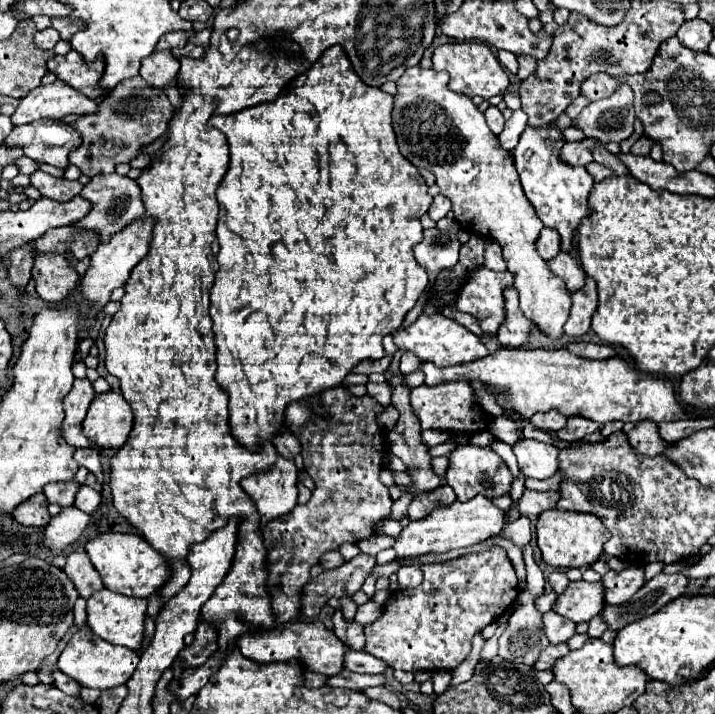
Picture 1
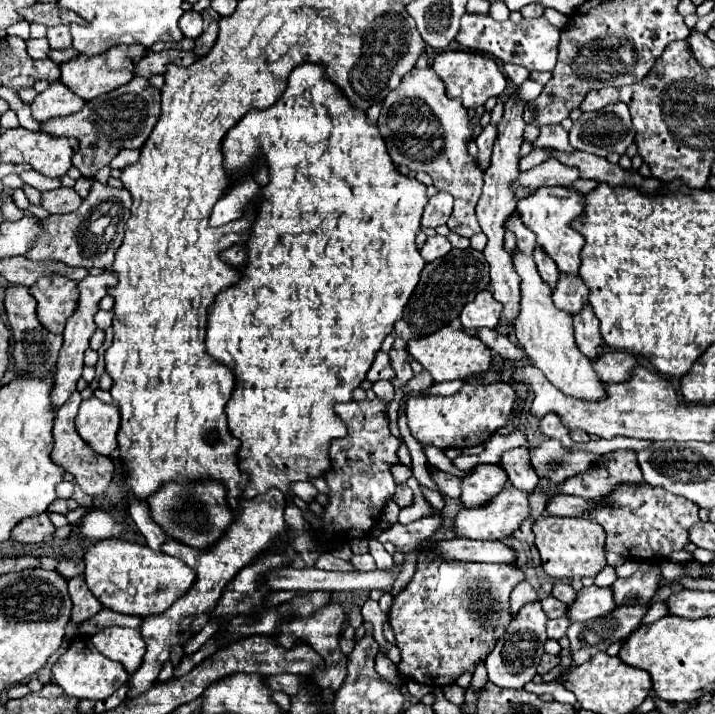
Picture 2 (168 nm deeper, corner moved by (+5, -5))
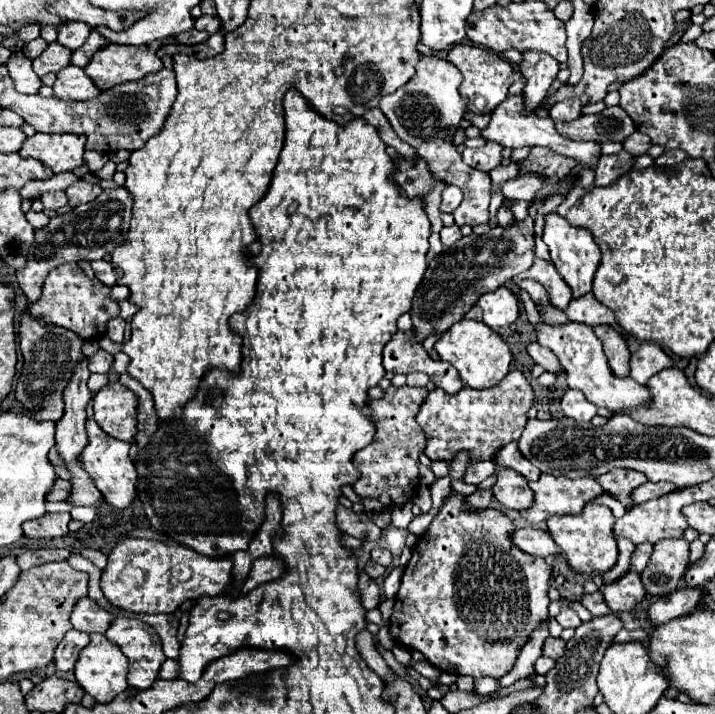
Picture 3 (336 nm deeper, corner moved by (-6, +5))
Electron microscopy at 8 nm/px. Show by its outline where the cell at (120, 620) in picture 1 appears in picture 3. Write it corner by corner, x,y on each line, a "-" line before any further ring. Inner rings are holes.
116,617
116,619
112,621
112,625
108,627
108,631
106,631
106,637
108,637
110,641
114,641
114,643
120,647
120,651
122,651
122,653
128,657
128,661
130,661
128,689
134,691
134,693
138,693
138,691
142,691
142,689
152,687
152,683
158,679
158,671
160,671
162,663
166,661
166,655
164,655
164,651
162,651
162,641
160,641
158,633
156,633
150,625
142,623
140,619

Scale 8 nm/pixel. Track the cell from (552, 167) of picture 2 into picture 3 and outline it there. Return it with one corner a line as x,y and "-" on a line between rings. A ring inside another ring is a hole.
528,173
528,175
520,175
516,179
506,181
500,187
500,193
504,195
504,199
510,199
510,201
514,201
514,199
530,201
542,185
544,185
544,177
534,175
534,173

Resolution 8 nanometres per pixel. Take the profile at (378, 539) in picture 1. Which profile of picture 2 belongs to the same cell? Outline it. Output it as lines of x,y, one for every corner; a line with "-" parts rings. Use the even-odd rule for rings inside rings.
441,513
433,515
433,517
423,517
423,519
413,521
409,525
395,523
393,527
389,527
387,531
383,531
379,535
379,541
381,543
393,543
395,547
407,545
407,549
417,549
423,539
431,537
441,527
441,523
443,523

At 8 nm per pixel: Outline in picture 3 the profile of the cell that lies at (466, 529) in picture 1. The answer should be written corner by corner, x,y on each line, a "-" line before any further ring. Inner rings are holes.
542,475
528,485
536,493
536,505
528,513
522,513
522,517
530,523
544,523
552,515
576,515
604,493
594,477
568,479

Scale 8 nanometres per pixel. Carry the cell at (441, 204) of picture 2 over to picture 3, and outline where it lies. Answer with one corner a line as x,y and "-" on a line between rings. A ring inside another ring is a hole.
446,185
446,189
442,191
440,211
442,213
454,213
454,209
460,205
460,201
462,201
462,191
452,187
452,185

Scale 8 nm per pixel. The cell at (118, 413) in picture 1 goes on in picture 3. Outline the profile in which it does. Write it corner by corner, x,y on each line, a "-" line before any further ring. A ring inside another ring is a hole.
110,383
94,395
94,421
114,439
132,441
138,423
138,397
120,383

